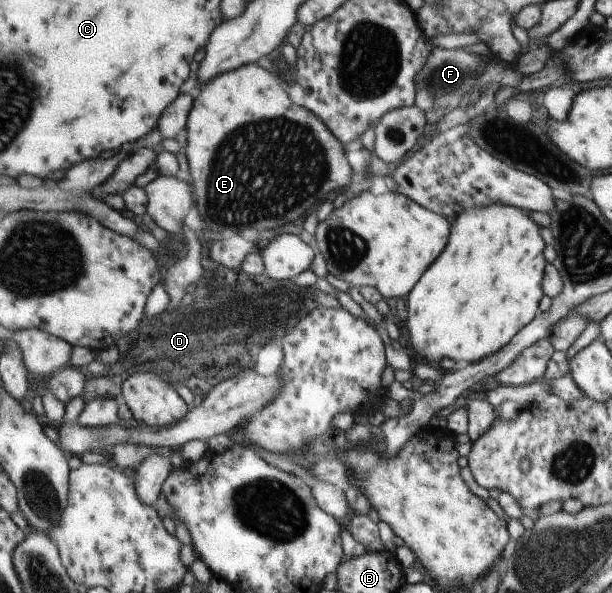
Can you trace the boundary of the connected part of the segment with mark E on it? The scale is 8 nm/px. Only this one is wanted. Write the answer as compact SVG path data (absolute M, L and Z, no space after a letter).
M256 62L223 73L195 92L195 101L185 122L185 153L193 177L194 202L201 221L211 231L228 236L237 235L243 229L259 232L277 229L307 215L309 209L316 209L329 193L351 183L352 169L342 143L314 113L289 98L280 80L274 69L264 69Z

